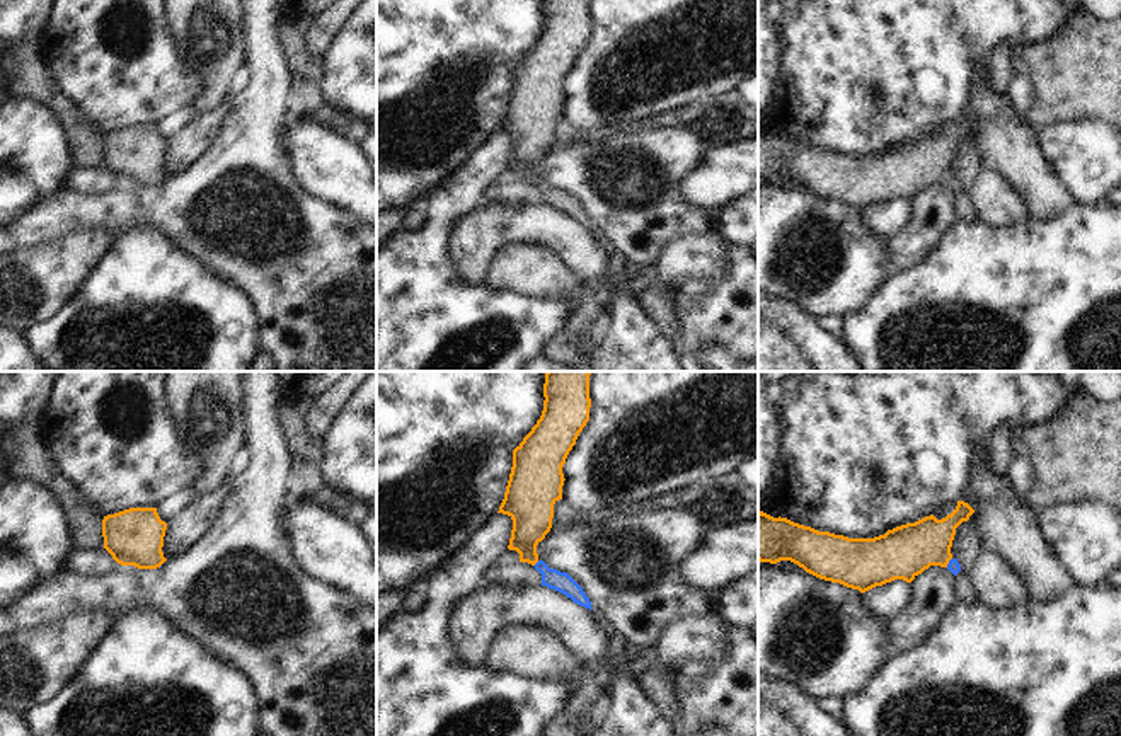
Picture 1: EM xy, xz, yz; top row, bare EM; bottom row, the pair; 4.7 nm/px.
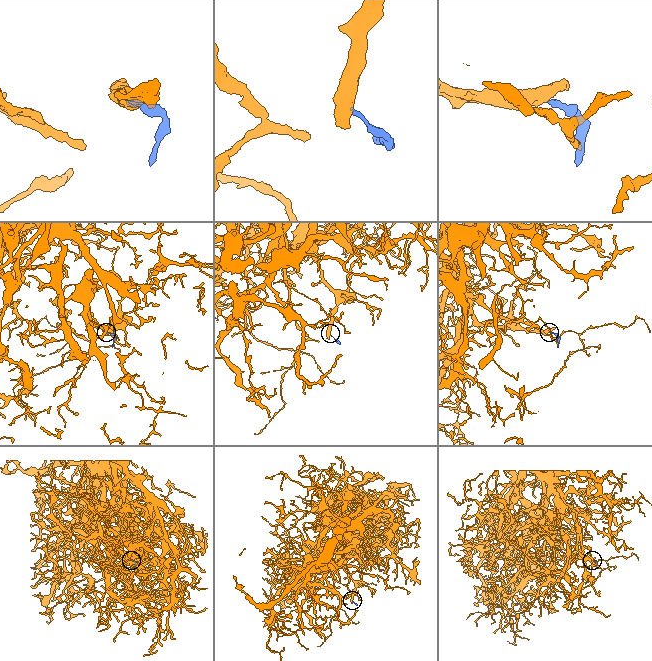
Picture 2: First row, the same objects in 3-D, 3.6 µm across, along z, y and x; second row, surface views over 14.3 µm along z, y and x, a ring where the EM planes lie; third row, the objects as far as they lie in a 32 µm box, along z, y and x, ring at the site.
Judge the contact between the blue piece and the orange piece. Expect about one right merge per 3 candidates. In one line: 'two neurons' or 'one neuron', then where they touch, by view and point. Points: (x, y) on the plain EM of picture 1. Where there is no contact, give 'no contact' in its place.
one neuron; contact xz (537, 181)

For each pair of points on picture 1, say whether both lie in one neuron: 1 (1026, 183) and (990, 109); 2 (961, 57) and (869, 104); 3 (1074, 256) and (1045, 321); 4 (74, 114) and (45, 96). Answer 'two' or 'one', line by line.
1: one
2: one
3: one
4: one

